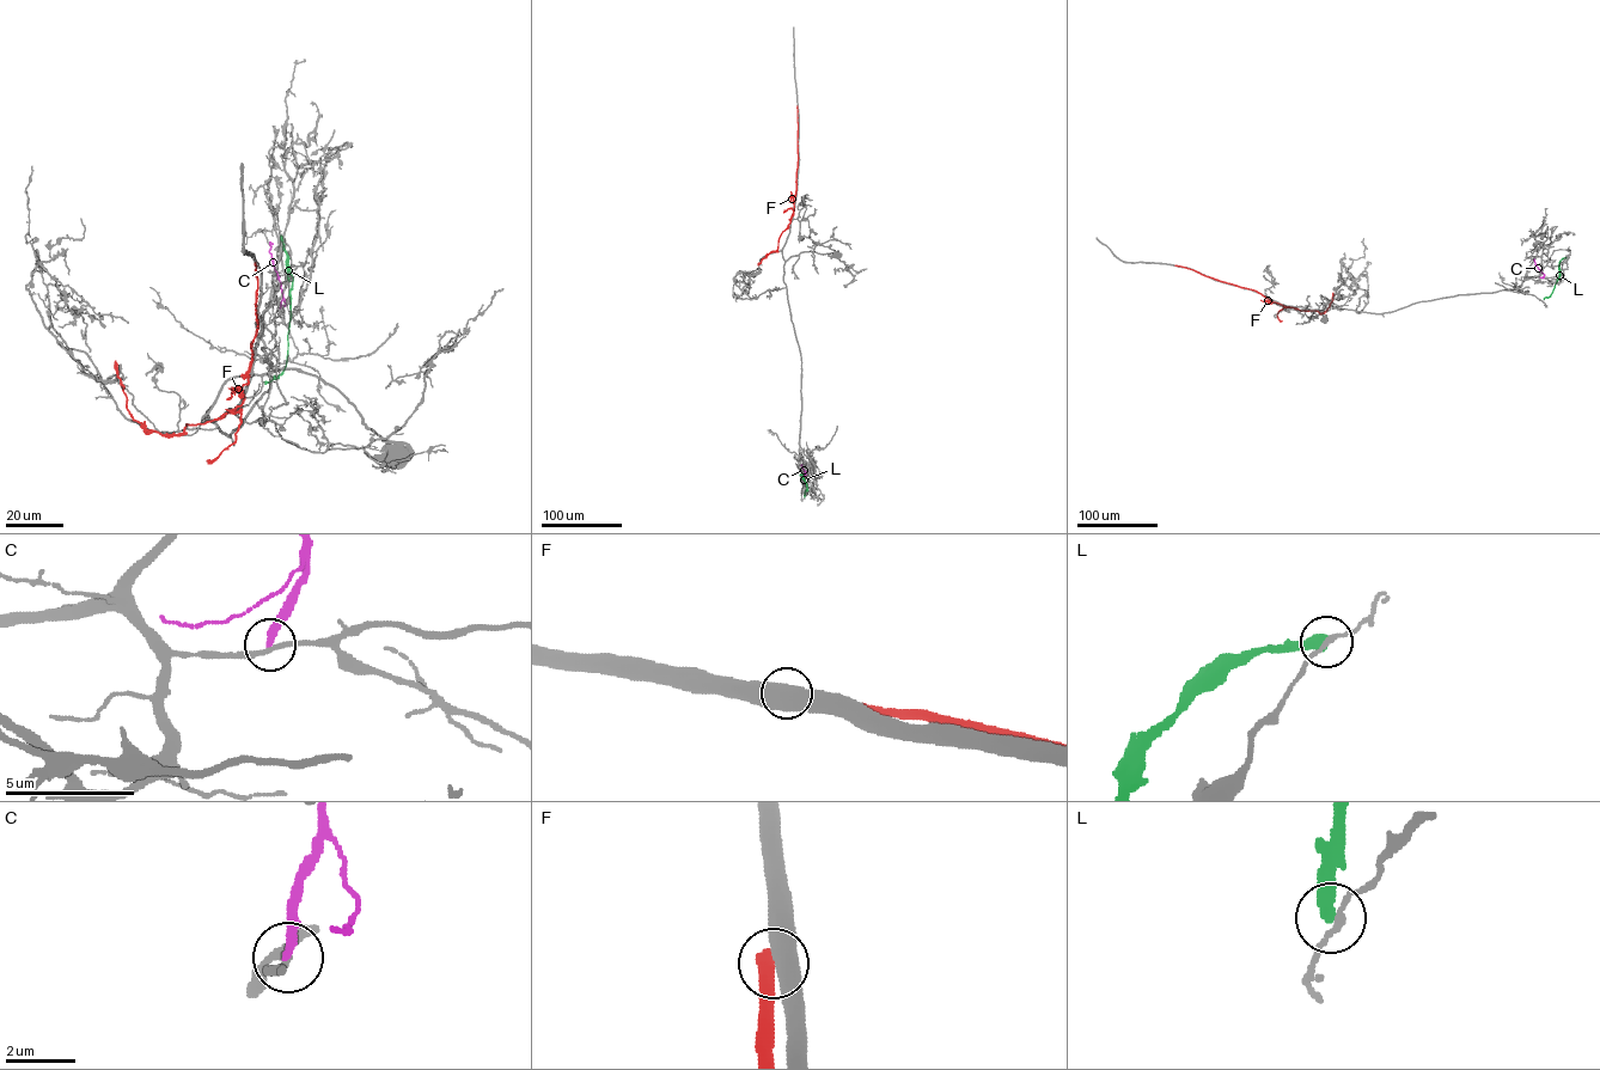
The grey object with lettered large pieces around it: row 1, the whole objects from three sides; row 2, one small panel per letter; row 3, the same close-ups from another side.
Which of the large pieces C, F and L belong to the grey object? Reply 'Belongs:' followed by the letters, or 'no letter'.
Belongs: no letter

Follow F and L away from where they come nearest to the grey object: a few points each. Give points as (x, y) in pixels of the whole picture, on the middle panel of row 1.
F: (798, 106), (793, 213), (776, 251), (758, 263)
L: (805, 496), (807, 490), (800, 475)

